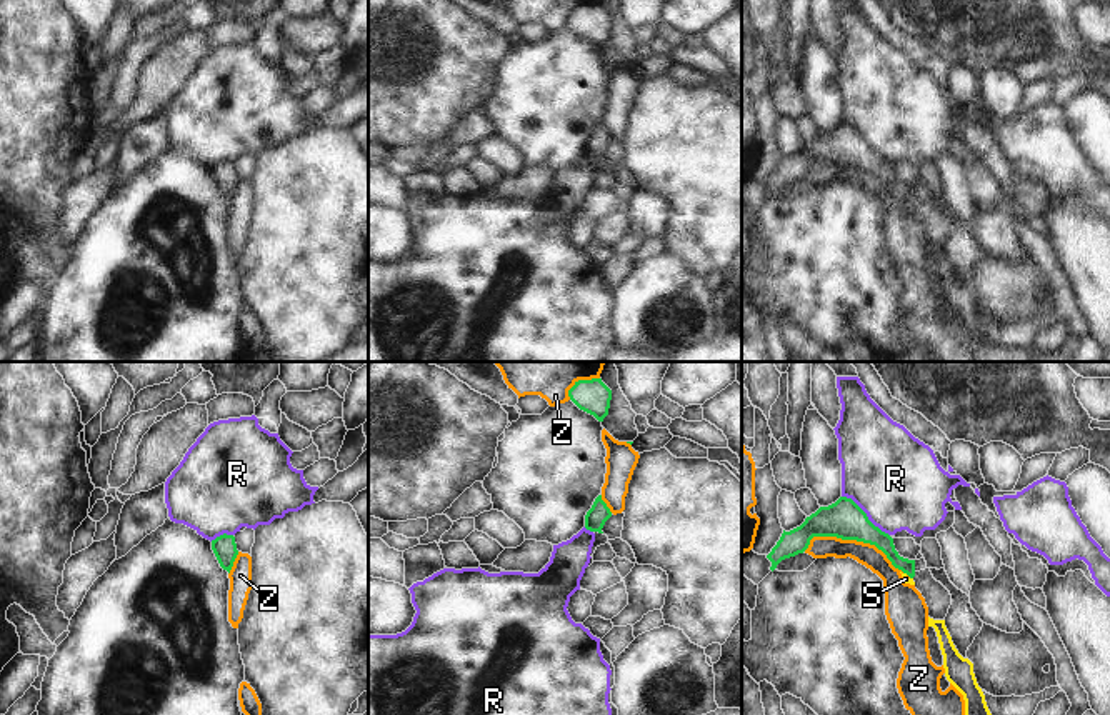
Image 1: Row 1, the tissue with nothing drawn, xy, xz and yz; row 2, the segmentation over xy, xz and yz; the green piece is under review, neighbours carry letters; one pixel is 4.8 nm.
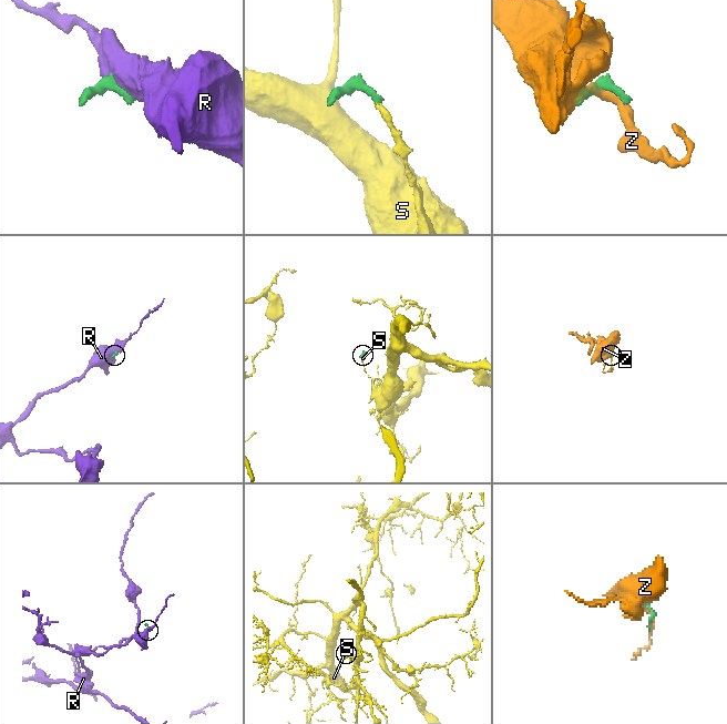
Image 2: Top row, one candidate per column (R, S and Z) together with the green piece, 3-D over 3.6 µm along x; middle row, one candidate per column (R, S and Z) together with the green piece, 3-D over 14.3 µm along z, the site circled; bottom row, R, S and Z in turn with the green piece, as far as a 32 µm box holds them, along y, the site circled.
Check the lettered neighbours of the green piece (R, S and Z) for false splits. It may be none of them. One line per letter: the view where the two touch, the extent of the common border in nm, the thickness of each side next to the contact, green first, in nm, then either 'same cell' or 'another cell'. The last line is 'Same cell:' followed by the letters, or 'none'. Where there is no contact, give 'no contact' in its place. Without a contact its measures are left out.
R: meets green in yz; contact 300 nm long; 190 nm thick on the green side, 440 nm on the other; another cell
S: meets green in yz; contact 30 nm long; 90 nm thick on the green side, 30 nm on the other; same cell
Z: meets green in yz; contact 500 nm long; 190 nm thick on the green side, 110 nm on the other; another cell
Same cell: S

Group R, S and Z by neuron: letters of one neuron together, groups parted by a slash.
R / S / Z

